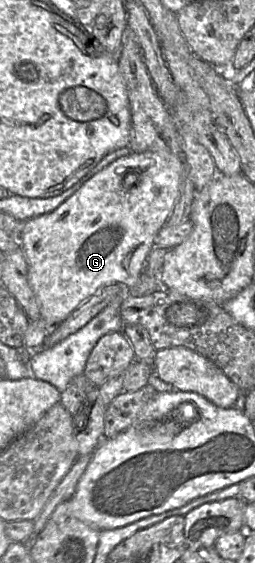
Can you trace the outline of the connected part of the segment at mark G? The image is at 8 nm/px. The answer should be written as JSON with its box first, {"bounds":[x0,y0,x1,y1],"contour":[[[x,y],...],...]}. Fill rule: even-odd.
{"bounds":[18,151,183,351],"contour":[[[167,151],[131,152],[122,156],[84,182],[80,188],[54,211],[22,222],[18,238],[28,263],[28,280],[39,308],[39,318],[29,321],[24,346],[33,351],[40,349],[46,336],[97,289],[120,284],[132,291],[145,270],[148,254],[155,246],[158,231],[166,221],[178,199],[183,179],[182,161]],[[127,172],[138,174],[131,187],[124,186]]]}

